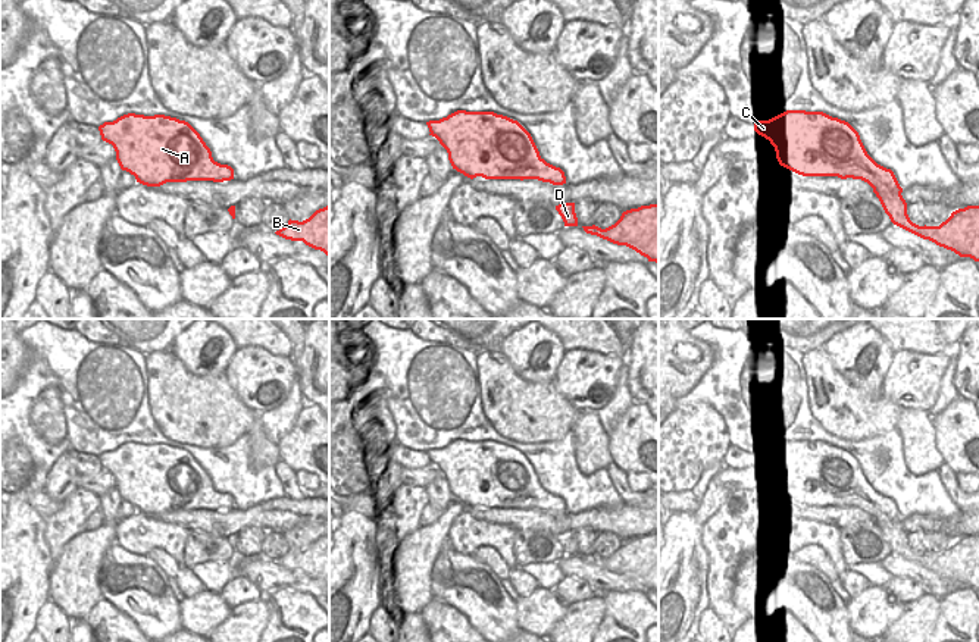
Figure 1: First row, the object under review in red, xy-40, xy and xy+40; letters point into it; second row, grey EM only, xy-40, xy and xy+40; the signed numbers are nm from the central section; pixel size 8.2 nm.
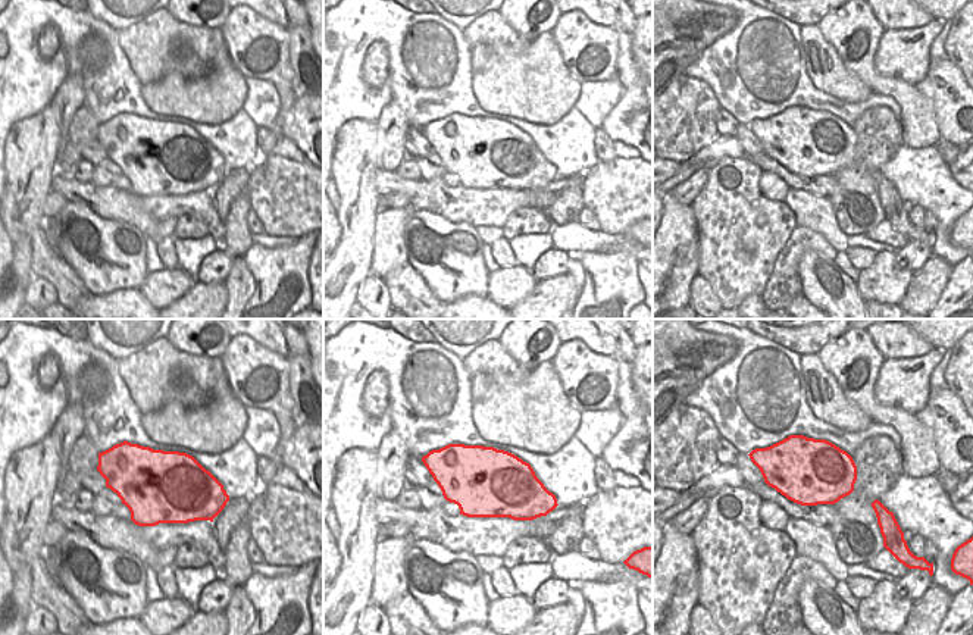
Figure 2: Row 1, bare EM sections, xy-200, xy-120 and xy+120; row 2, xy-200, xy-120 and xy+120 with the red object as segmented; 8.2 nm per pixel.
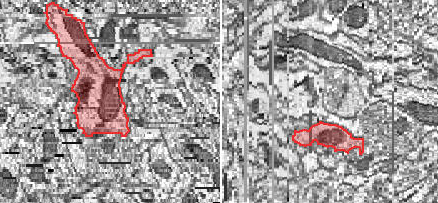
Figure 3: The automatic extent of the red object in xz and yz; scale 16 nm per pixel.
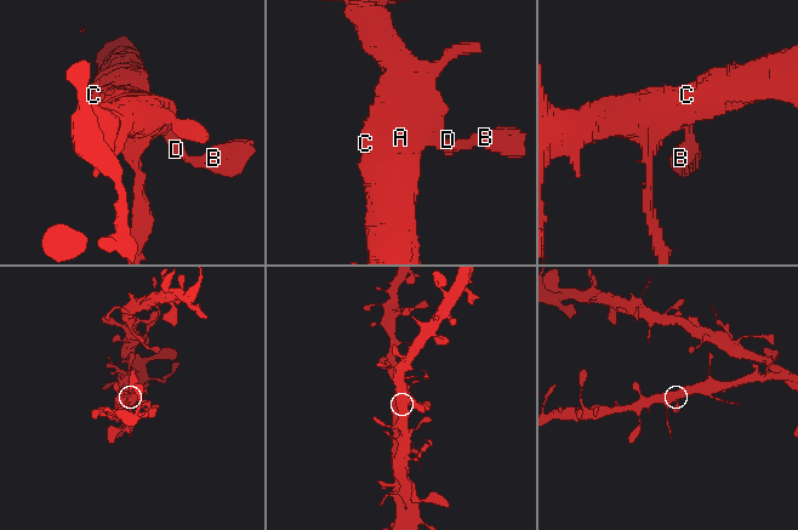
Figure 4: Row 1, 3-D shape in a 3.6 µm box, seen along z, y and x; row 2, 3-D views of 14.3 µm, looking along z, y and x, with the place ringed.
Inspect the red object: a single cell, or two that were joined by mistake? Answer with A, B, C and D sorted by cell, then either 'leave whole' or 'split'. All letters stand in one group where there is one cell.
groups A B C D; leave whole

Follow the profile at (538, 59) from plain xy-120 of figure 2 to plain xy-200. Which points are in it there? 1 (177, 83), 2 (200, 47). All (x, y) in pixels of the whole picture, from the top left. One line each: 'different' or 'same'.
1: same
2: different

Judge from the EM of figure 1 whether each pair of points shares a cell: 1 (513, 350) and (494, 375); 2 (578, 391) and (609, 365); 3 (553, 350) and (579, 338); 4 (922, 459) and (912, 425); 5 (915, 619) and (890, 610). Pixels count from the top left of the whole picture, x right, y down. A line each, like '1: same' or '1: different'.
1: different
2: same
3: different
4: same
5: different

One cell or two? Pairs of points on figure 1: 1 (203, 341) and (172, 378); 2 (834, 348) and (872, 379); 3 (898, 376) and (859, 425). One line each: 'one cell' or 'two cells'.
1: two cells
2: one cell
3: two cells

